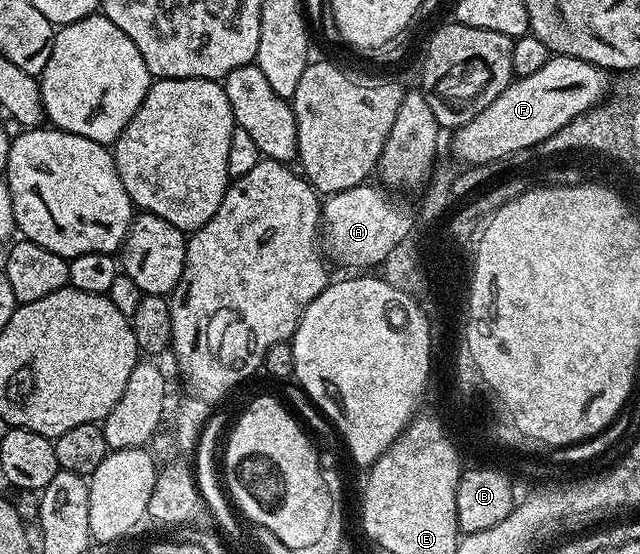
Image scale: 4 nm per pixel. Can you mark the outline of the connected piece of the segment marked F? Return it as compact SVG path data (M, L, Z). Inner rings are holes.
M555 54L548 57L545 64L541 64L541 72L533 72L533 76L525 76L524 78L515 78L505 88L505 92L501 92L501 96L497 96L497 100L493 100L493 104L489 104L489 108L485 108L485 112L481 112L477 116L473 116L473 120L469 120L469 124L458 127L454 131L455 139L452 140L451 146L455 149L457 157L467 166L480 166L486 162L499 162L503 158L510 159L519 150L531 150L537 148L549 136L553 136L553 132L561 132L561 128L565 128L565 124L569 124L577 116L581 116L586 110L592 110L594 106L598 106L604 101L609 94L609 82L607 86L608 71L602 66L594 66L585 60L577 60L573 56L565 56L564 54Z

